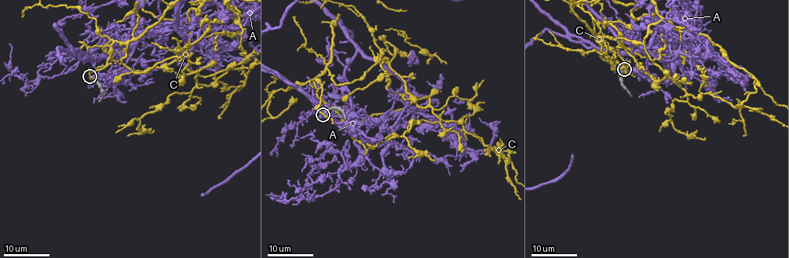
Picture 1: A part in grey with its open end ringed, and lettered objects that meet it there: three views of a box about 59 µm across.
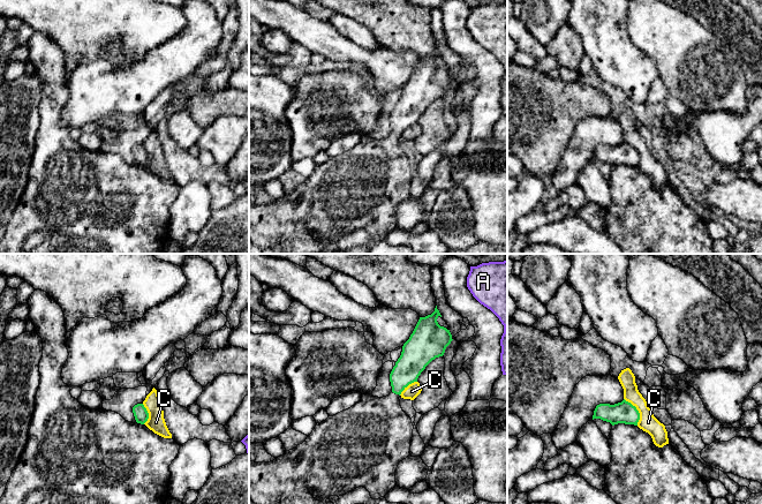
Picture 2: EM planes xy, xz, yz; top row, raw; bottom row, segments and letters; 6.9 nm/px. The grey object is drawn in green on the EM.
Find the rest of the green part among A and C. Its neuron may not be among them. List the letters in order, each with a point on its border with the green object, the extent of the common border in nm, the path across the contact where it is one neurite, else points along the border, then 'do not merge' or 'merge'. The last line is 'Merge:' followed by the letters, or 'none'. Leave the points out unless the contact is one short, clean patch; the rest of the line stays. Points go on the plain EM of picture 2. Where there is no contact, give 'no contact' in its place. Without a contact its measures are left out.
A: no contact; do not merge
C: contact yz (638, 152); length 220 nm; border yz (624, 140), (638, 152), (638, 166); do not merge
Merge: none

